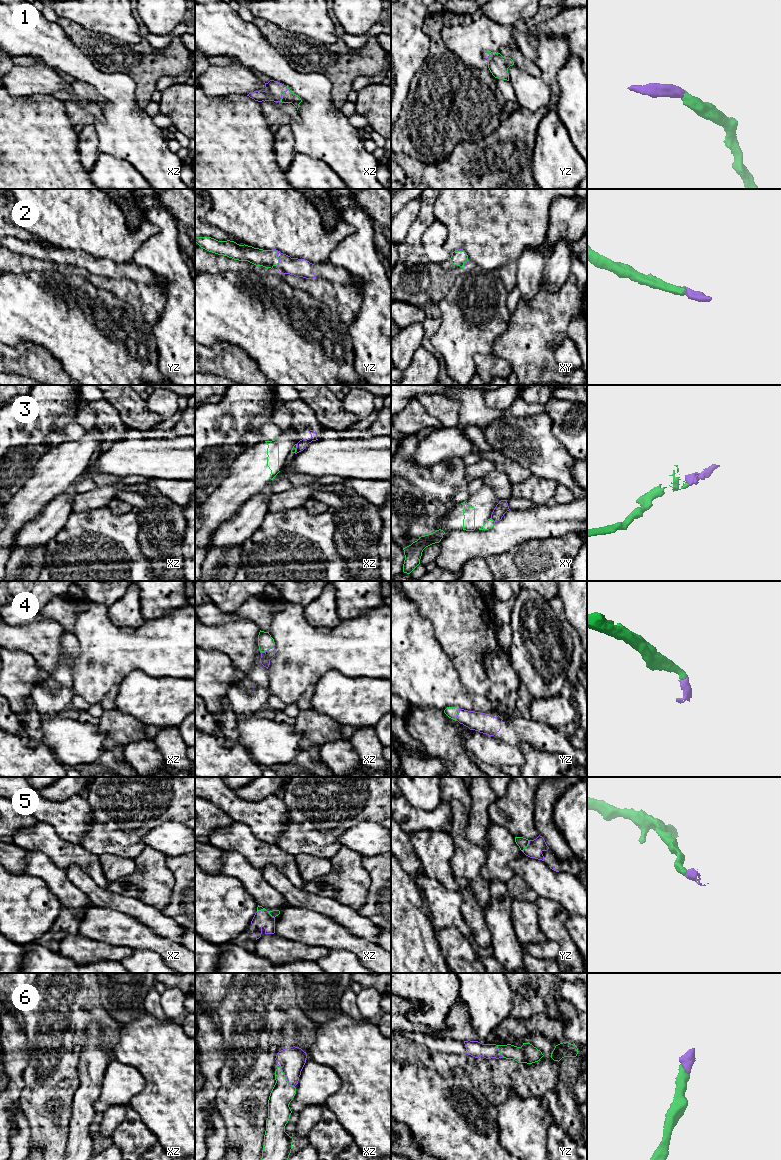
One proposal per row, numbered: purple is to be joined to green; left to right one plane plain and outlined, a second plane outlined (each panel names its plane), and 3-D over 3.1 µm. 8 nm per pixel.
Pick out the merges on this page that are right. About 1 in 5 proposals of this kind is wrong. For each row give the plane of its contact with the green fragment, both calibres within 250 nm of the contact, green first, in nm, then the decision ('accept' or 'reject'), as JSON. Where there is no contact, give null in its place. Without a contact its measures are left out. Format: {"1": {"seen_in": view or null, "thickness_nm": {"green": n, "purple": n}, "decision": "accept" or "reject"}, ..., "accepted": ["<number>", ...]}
{"1": {"seen_in": "xz", "thickness_nm": {"green": 100, "purple": 140}, "decision": "accept"}, "2": {"seen_in": "yz", "thickness_nm": {"green": 140, "purple": 140}, "decision": "accept"}, "3": {"seen_in": "xy", "thickness_nm": {"green": 70, "purple": 100}, "decision": "reject"}, "4": {"seen_in": "xz", "thickness_nm": {"green": 120, "purple": 90}, "decision": "accept"}, "5": {"seen_in": "yz", "thickness_nm": {"green": 80, "purple": 130}, "decision": "accept"}, "6": {"seen_in": "xz", "thickness_nm": {"green": 180, "purple": 200}, "decision": "accept"}, "accepted": ["1", "2", "4", "5", "6"]}

